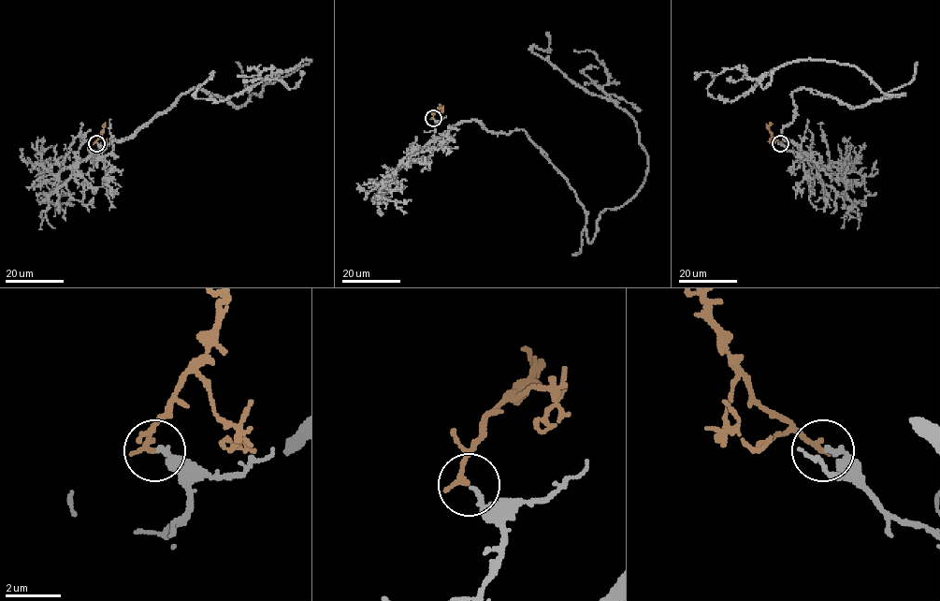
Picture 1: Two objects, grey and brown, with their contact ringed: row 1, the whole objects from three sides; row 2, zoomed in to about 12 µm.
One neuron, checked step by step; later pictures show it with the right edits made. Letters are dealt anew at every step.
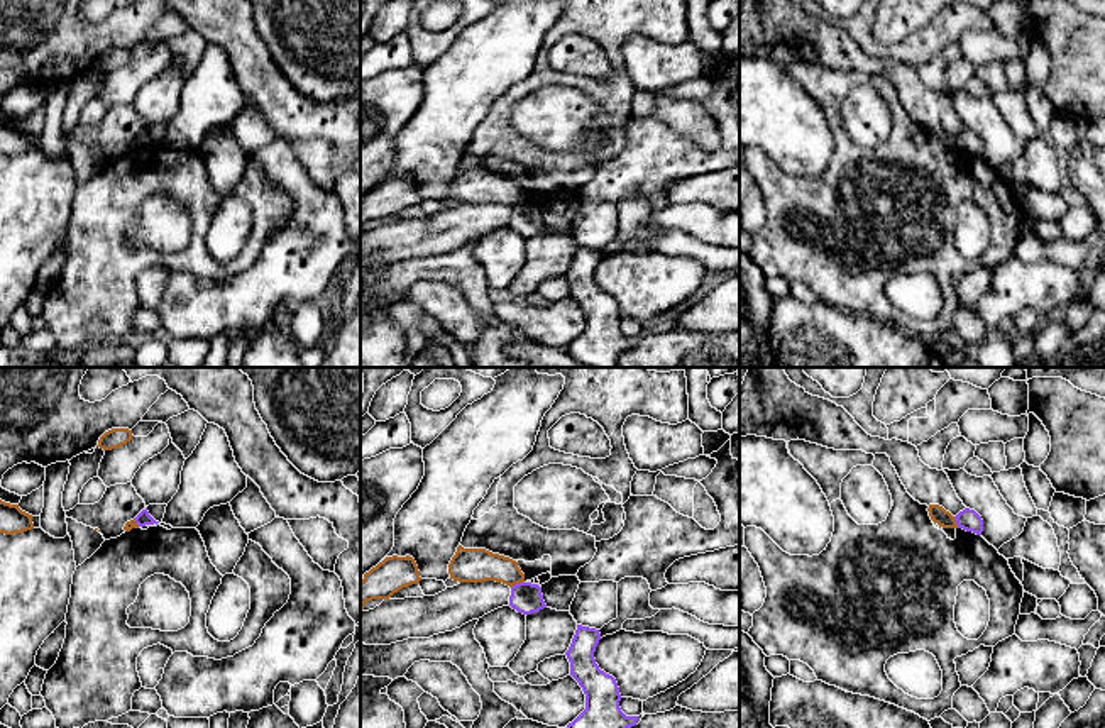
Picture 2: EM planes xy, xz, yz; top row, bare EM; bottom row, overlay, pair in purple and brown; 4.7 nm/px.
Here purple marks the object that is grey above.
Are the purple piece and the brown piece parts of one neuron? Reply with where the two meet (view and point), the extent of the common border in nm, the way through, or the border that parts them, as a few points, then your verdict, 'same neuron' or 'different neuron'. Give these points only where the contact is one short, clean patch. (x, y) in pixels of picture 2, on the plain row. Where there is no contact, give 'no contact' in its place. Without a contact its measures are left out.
meets purple in xz at (516, 205); contact 70 nm long; border along xz (523, 202), (511, 209); different neuron

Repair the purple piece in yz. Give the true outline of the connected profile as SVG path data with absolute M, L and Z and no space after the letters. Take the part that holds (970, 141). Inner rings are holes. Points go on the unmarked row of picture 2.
M965 129L954 137L954 141L956 141L958 149L973 152L976 156L981 156L983 152L983 141L975 130Z

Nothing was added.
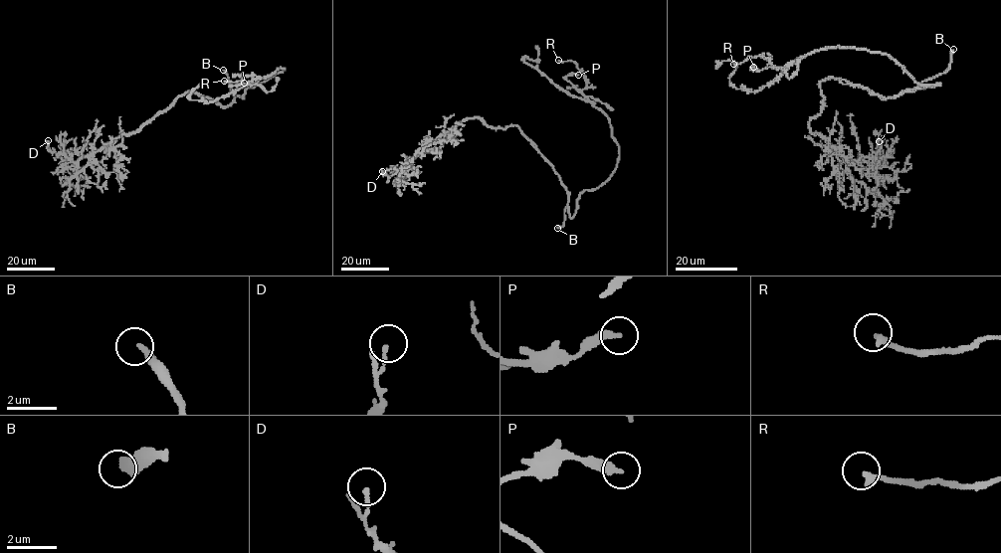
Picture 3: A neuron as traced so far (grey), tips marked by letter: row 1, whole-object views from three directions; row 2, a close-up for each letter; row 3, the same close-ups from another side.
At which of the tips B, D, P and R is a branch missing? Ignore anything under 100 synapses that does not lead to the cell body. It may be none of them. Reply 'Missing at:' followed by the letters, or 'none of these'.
Missing at: B

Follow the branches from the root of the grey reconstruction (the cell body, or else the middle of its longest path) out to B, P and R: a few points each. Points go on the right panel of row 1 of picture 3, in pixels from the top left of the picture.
B: (916, 90), (923, 82), (946, 70), (953, 49)
P: (916, 90), (939, 84), (918, 85), (888, 55), (858, 48), (825, 48), (782, 68), (757, 71), (753, 67)
R: (916, 90), (939, 84), (918, 85), (888, 55), (858, 48), (818, 49), (781, 68), (762, 57), (733, 64)

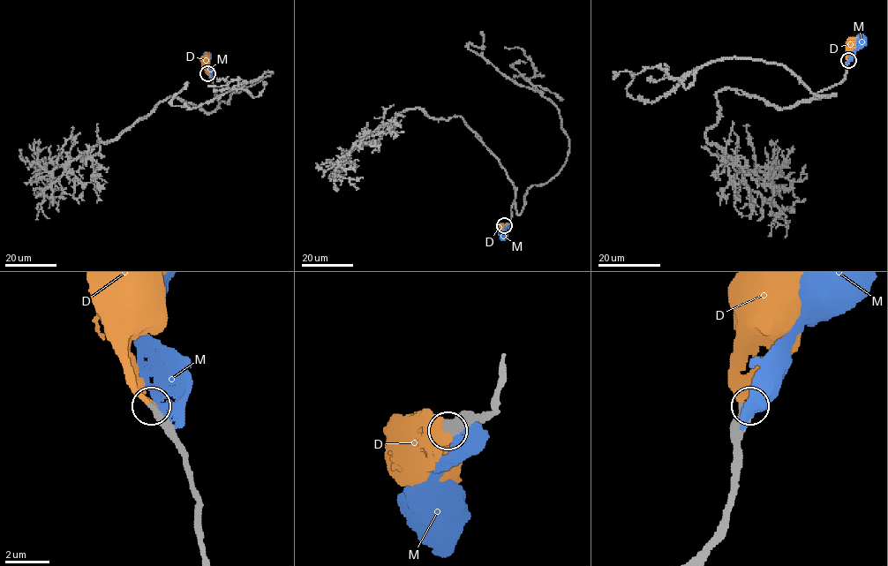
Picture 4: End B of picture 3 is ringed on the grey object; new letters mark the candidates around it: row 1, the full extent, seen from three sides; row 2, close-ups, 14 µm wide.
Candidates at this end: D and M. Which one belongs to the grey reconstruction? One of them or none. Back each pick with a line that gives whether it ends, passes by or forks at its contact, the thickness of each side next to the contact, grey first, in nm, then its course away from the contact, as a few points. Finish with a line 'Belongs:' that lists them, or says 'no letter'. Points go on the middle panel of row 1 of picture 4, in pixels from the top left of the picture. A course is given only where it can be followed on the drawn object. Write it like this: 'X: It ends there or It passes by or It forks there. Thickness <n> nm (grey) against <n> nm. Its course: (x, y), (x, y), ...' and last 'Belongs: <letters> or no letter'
D: It ends there. Thickness 440 nm (grey) against 420 nm
Belongs: D

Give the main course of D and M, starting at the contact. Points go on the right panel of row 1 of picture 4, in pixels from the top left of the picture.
D: (848, 60), (847, 46), (851, 43)
M: (847, 63), (853, 56), (856, 42), (860, 40)

